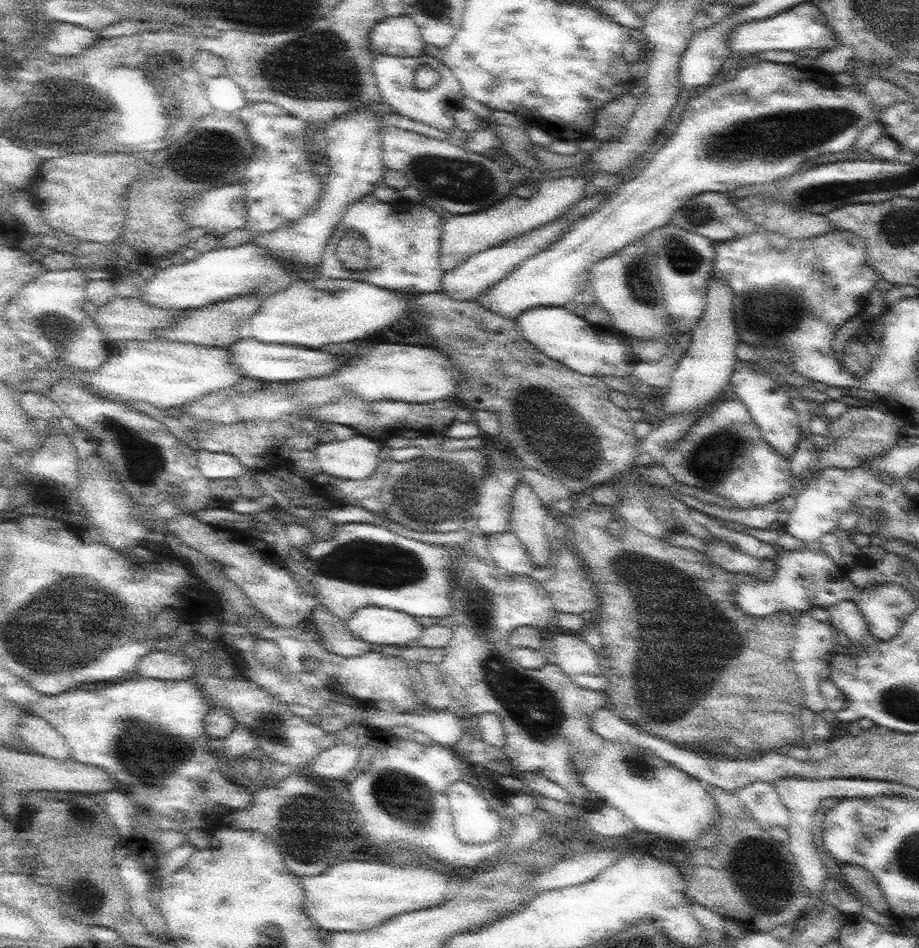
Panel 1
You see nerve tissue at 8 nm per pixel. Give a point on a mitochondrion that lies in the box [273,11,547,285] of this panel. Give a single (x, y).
(463, 181)

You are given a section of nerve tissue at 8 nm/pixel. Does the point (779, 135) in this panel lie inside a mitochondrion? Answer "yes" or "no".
yes

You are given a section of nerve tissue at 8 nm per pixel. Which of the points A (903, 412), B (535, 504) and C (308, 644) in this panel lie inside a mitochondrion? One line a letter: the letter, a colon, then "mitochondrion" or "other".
A: other
B: other
C: other

